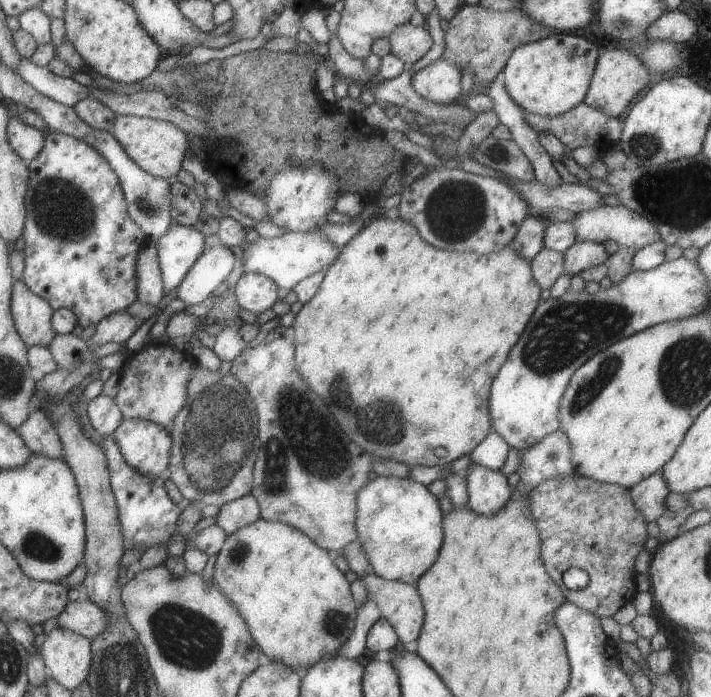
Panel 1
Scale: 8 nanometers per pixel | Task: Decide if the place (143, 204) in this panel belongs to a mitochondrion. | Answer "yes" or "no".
yes

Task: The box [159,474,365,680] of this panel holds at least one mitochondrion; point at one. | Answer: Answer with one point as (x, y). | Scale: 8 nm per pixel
(334, 623)

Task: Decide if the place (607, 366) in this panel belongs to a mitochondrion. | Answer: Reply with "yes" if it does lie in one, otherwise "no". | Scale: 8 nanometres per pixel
yes

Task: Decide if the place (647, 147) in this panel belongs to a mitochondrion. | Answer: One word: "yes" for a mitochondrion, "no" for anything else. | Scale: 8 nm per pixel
yes

